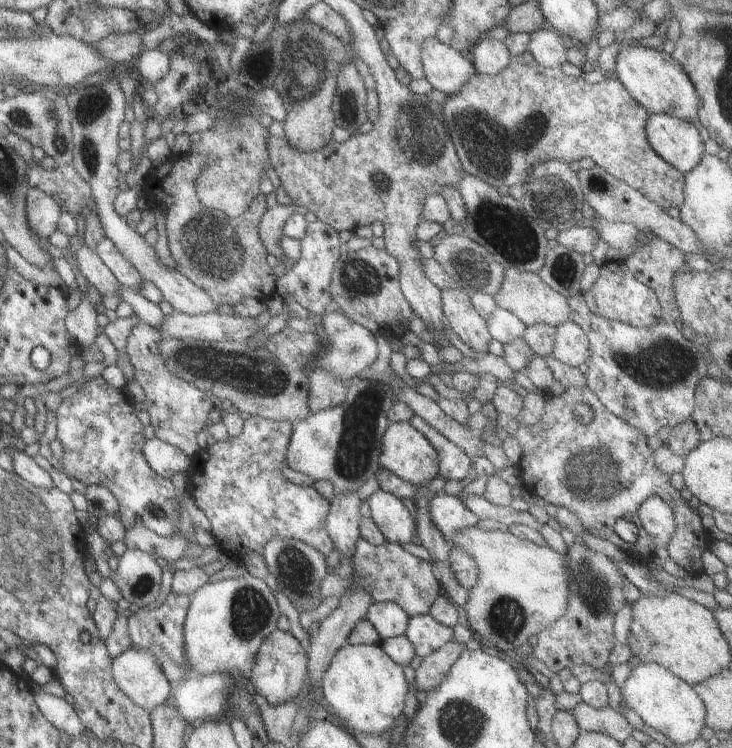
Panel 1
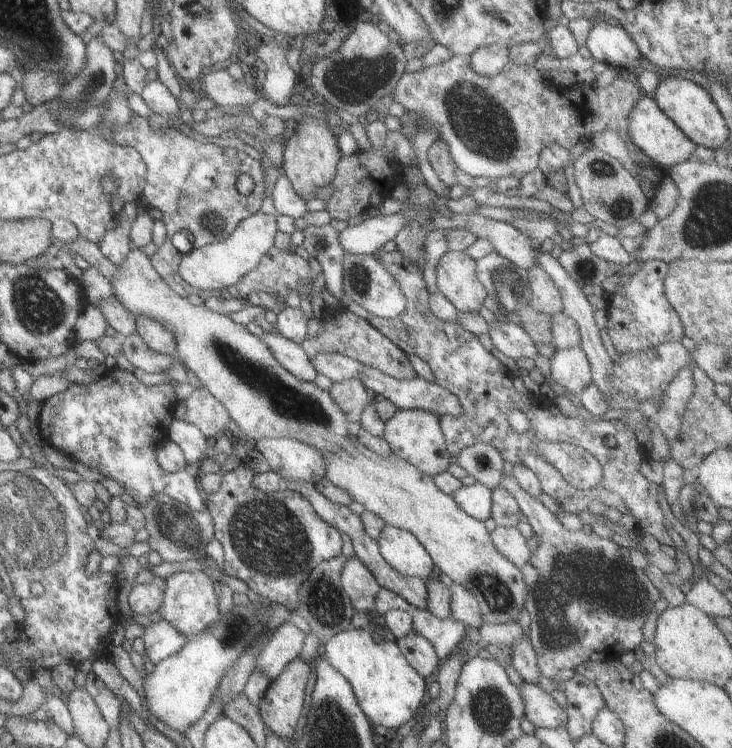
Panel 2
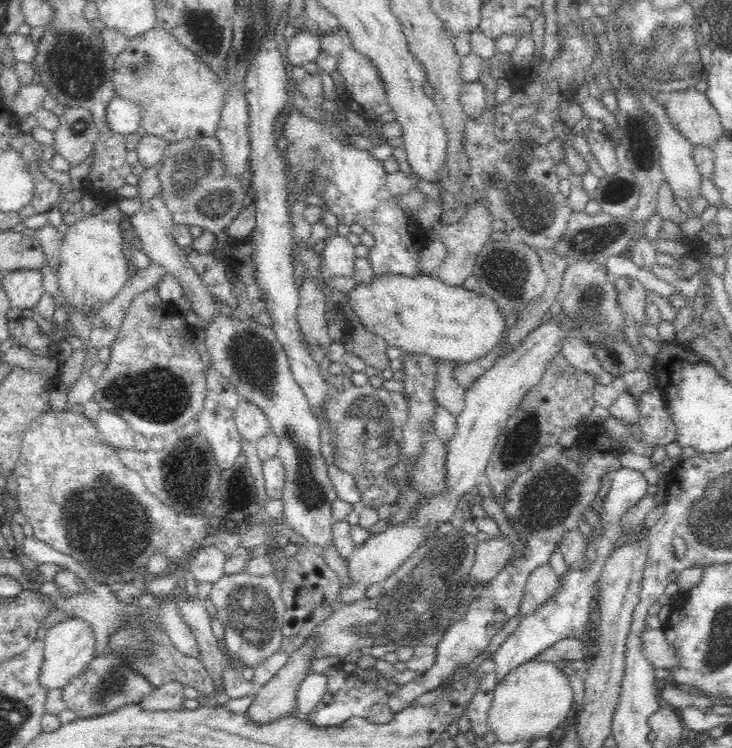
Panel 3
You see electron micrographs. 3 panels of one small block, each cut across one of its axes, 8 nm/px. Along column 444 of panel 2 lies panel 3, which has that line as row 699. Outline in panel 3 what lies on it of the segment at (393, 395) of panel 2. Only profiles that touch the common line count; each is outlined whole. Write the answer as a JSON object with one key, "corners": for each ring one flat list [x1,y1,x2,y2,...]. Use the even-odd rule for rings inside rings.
{"corners":[[648,386,640,396,636,396,636,405,638,409,638,417,632,423,624,422,622,419,613,415,608,416,603,423,605,433,598,436,597,440,588,440,586,442,586,456,579,451,578,457,567,457,564,452,566,449,560,443,547,446,542,449,533,458,532,466,519,474,519,476,506,488,503,510,506,513,508,522,518,534,520,540,524,543,524,552,522,556,514,554,508,564,488,583,484,588,476,593,475,599,469,604,466,614,458,622,455,622,448,632,444,634,442,640,435,646,437,650,436,662,426,670,424,676,414,678,412,682,404,684,397,692,390,695,388,705,394,713,400,713,402,710,410,707,420,696,428,694,436,689,440,689,443,684,451,682,452,678,458,674,462,667,470,666,471,662,481,655,488,643,504,626,506,622,513,616,516,616,520,610,522,599,525,597,525,588,528,577,540,566,549,564,550,557,555,550,559,548,562,539,568,531,578,529,579,521,584,520,584,513,590,508,592,502,596,500,601,488,602,478,606,478,605,474,611,474,620,470,623,466,620,464,620,457,626,452,634,454,652,455,654,451,666,444,675,441,675,428,667,412,662,393,657,387],[637,426,638,435,634,435,632,428]]}

